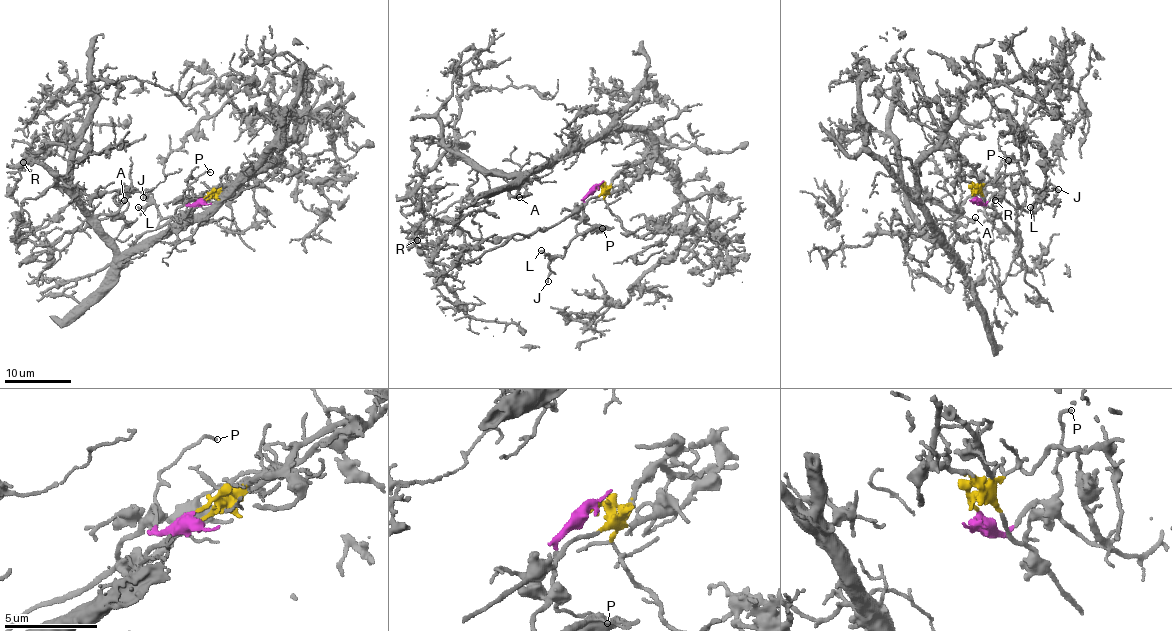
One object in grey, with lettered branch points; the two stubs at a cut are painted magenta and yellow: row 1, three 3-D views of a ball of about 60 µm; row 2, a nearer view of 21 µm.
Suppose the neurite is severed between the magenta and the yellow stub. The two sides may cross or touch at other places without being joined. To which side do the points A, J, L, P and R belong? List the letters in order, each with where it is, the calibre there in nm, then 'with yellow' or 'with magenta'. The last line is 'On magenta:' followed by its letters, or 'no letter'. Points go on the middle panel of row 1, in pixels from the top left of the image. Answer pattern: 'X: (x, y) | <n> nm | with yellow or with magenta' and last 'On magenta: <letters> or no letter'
A: (519, 197) | 130 nm | with yellow
J: (548, 281) | 150 nm | with magenta
L: (541, 250) | 170 nm | with magenta
P: (602, 228) | 140 nm | with magenta
R: (417, 240) | 140 nm | with yellow
On magenta: J, L, P

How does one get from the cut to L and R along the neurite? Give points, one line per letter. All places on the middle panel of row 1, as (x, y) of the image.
L: (594, 188), (586, 197), (583, 218), (576, 225), (576, 236), (562, 256), (545, 255), (540, 249)
R: (595, 188), (617, 191), (652, 163), (646, 132), (611, 127), (504, 177), (452, 147), (411, 196), (417, 241)

